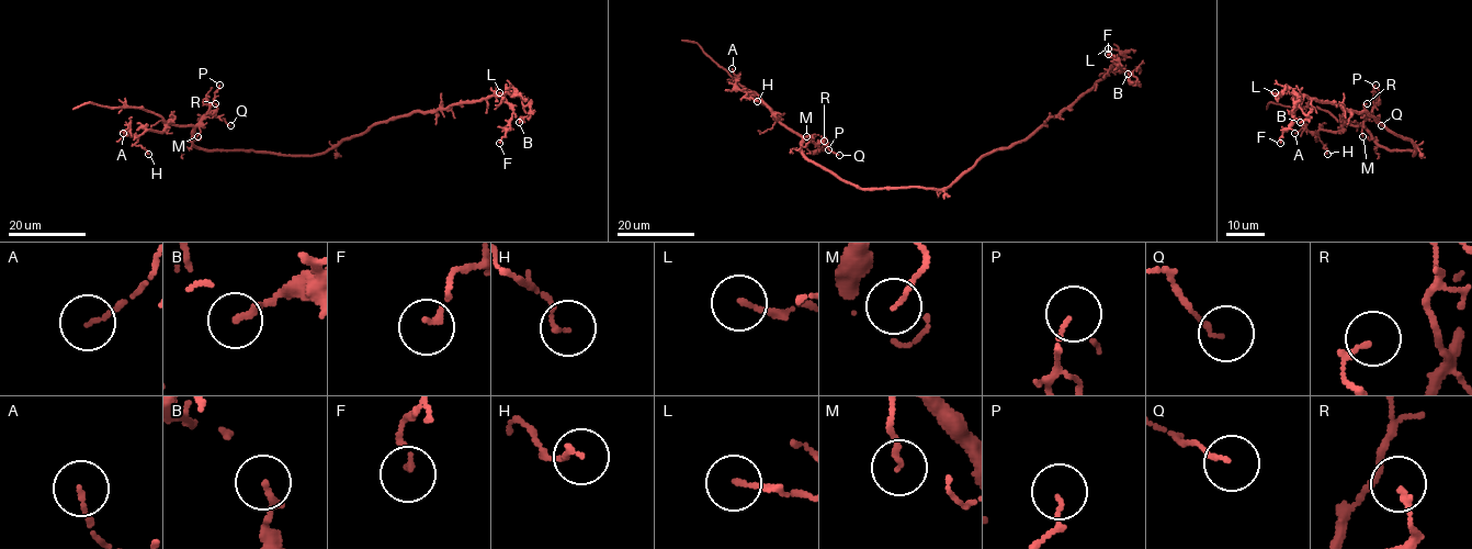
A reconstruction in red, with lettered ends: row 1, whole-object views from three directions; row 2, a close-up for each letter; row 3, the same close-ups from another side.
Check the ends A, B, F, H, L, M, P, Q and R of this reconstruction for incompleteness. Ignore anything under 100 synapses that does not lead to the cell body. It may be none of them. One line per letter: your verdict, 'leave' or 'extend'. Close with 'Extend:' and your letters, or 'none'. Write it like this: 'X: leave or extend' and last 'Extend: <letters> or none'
A: leave
B: leave
F: leave
H: leave
L: leave
M: leave
P: leave
Q: leave
R: leave
Extend: none

